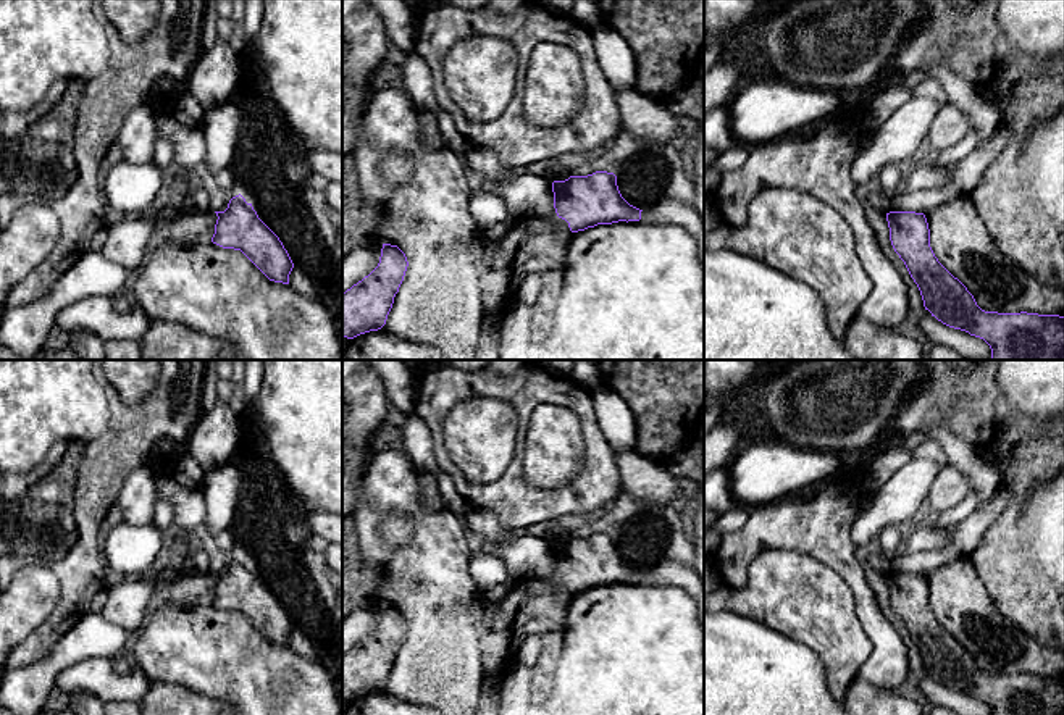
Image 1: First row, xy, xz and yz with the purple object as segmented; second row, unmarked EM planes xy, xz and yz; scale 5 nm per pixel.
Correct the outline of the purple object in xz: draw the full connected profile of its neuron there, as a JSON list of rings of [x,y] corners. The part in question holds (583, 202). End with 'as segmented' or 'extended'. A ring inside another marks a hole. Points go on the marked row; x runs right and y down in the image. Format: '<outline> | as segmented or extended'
[[[596,171],[588,176],[554,181],[552,192],[555,213],[568,223],[572,232],[597,224],[641,220],[643,210],[622,197],[614,173]]] | as segmented

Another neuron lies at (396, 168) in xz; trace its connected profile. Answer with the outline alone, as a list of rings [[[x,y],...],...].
[[[408,145],[394,147],[378,158],[378,176],[389,190],[413,182],[417,158]]]

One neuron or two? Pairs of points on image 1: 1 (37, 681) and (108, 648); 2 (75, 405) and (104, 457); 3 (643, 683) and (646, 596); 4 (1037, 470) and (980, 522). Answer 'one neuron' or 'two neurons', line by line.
1: one neuron
2: one neuron
3: one neuron
4: two neurons

